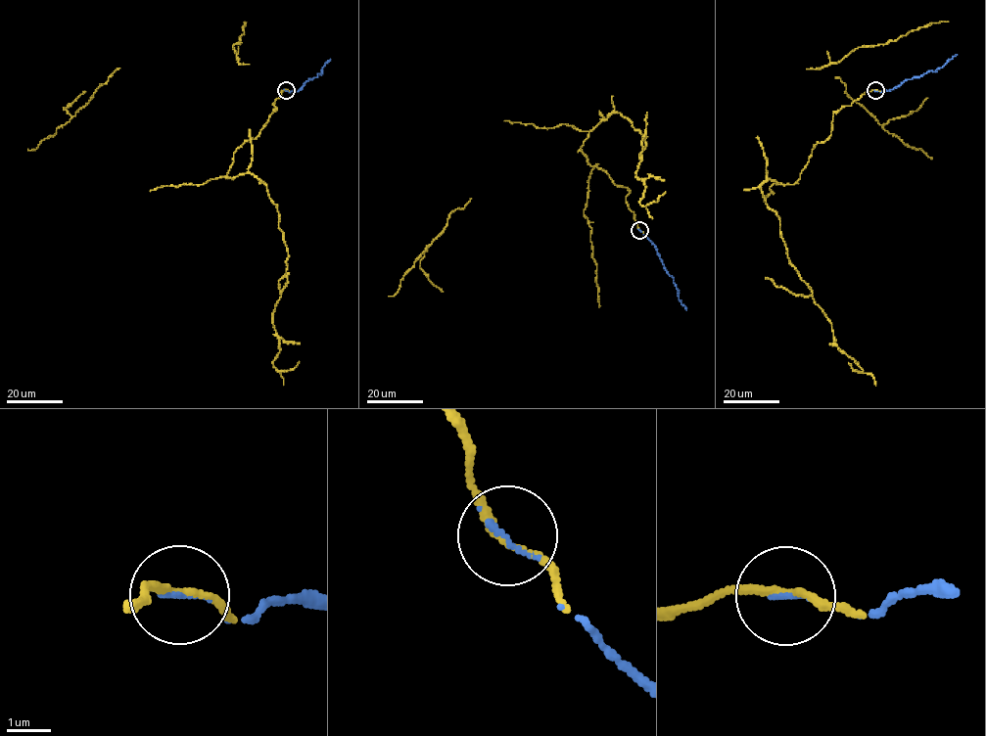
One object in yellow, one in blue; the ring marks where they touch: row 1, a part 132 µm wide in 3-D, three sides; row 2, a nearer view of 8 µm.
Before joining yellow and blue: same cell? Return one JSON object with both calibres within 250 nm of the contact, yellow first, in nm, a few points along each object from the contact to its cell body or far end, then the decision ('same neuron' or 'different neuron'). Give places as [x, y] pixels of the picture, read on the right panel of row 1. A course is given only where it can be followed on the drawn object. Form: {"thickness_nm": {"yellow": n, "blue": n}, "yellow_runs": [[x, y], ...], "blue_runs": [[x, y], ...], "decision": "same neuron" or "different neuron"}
{"thickness_nm": {"yellow": 160, "blue": 100}, "yellow_runs": [[875, 91], [832, 114], [795, 183], [760, 186], [788, 261], [863, 371], [848, 362]], "blue_runs": [[875, 91], [892, 89], [906, 79], [935, 71], [957, 55]], "decision": "same neuron"}

